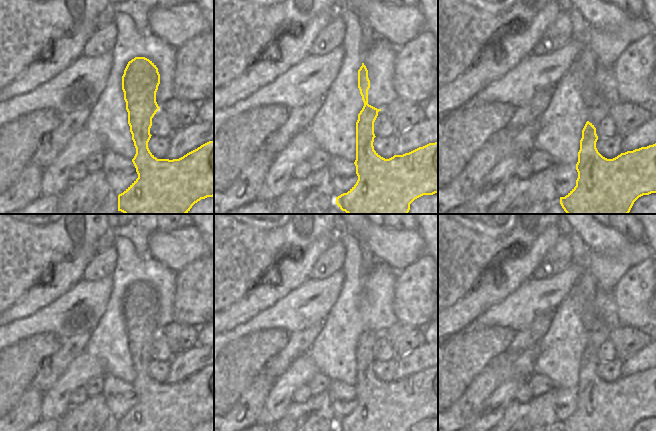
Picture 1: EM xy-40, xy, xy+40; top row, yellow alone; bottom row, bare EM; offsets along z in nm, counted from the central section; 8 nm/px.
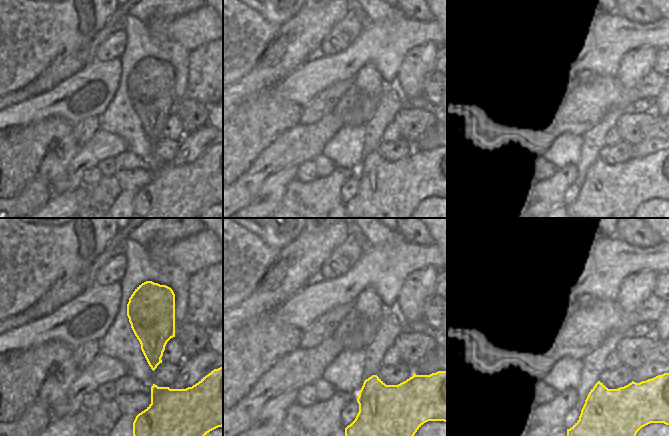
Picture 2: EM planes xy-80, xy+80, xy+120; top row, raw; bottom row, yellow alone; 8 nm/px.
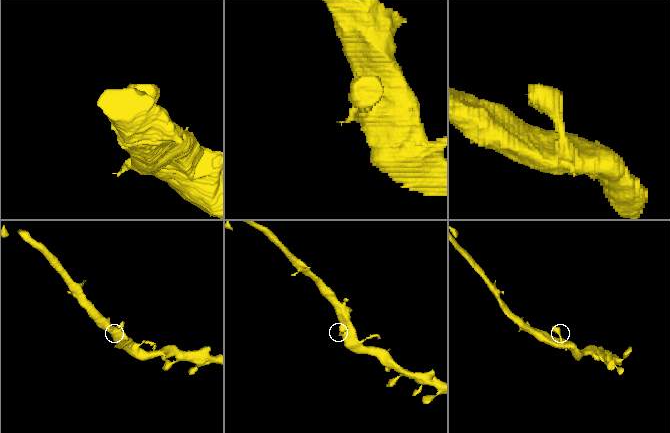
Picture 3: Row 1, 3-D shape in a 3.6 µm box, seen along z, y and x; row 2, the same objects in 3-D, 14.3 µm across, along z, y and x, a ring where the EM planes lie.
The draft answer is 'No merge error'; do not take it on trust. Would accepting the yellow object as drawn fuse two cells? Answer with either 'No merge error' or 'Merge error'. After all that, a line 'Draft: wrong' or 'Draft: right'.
No merge error.
Draft: right

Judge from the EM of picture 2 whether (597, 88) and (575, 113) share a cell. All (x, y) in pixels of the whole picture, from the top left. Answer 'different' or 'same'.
same

